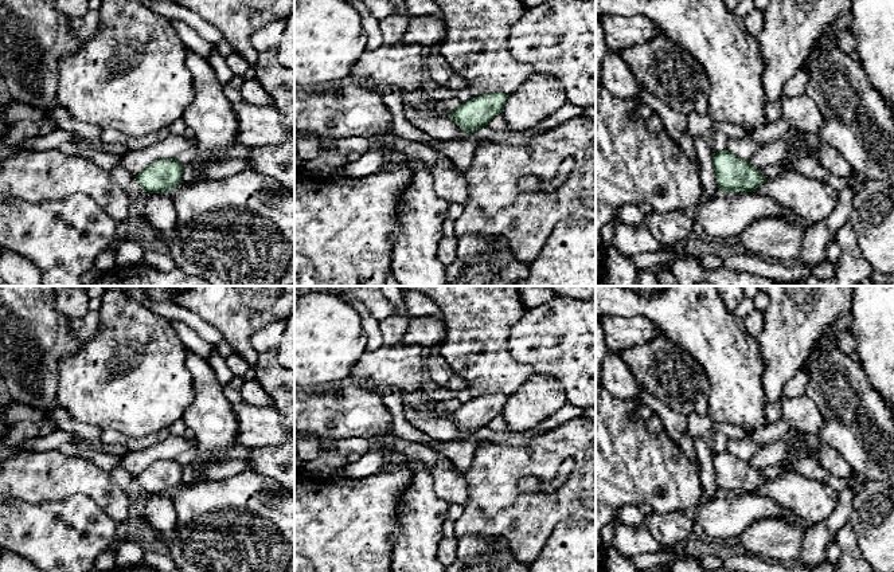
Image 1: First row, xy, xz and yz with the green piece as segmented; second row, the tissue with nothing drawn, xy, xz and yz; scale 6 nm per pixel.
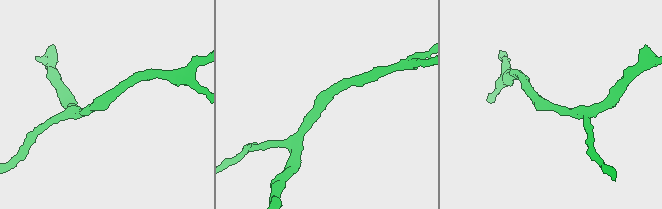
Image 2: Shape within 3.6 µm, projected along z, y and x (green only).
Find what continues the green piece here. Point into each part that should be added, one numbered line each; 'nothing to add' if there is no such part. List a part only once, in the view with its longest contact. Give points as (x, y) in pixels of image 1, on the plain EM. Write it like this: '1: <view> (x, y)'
nothing to add

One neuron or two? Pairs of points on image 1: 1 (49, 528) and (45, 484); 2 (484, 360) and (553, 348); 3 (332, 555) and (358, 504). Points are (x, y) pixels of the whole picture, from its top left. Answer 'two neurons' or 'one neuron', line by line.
1: two neurons
2: two neurons
3: one neuron

